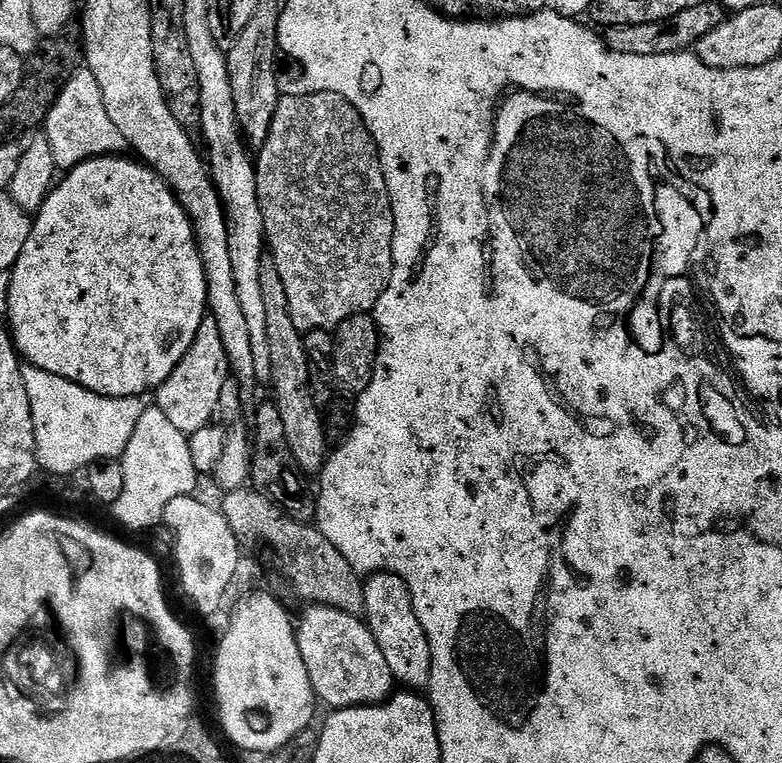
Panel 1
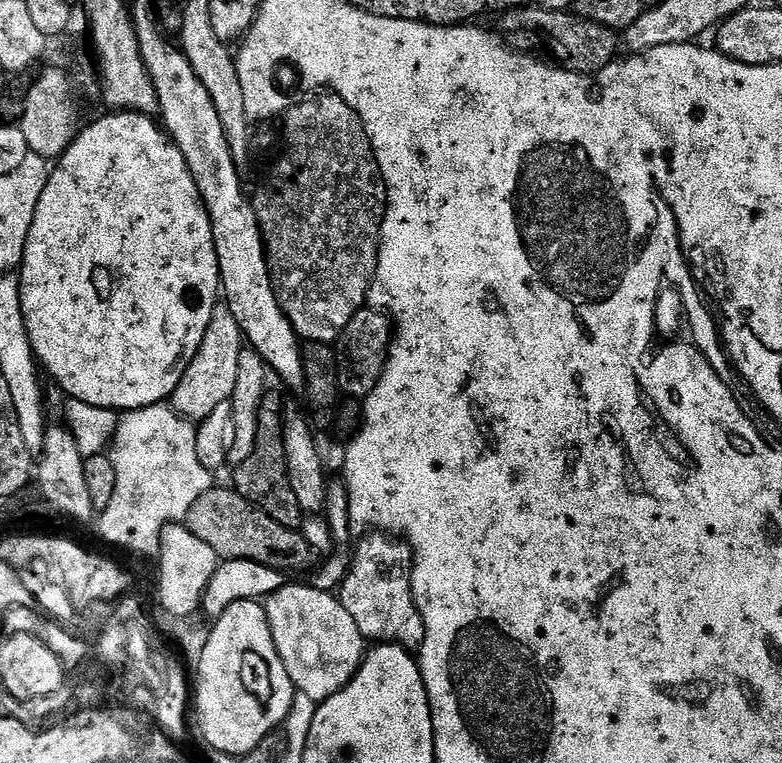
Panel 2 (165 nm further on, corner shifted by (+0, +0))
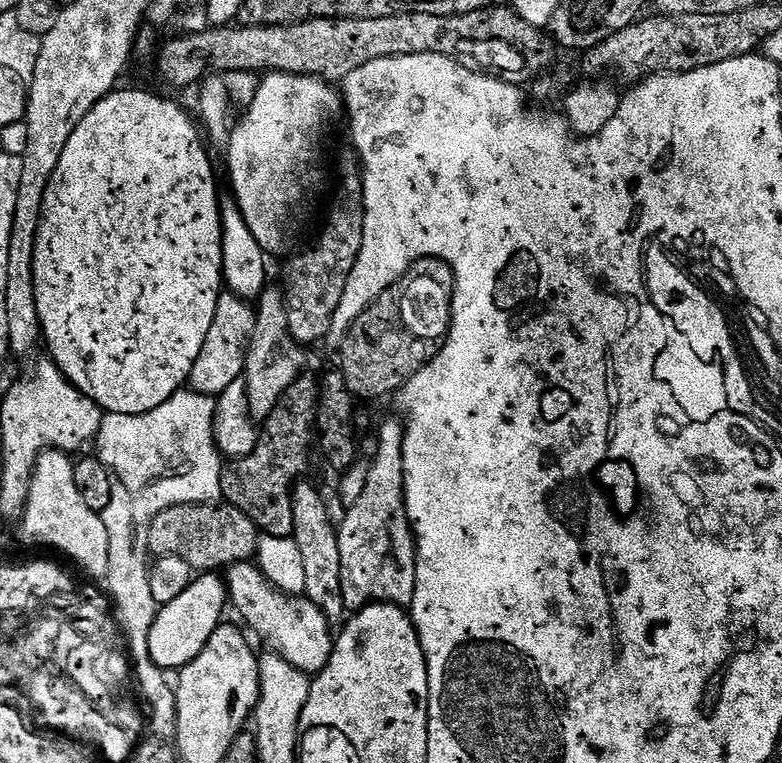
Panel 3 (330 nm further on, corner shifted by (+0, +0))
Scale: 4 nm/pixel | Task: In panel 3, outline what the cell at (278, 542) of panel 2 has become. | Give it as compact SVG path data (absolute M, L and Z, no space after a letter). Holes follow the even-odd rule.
M227 502L179 504L167 508L154 518L148 531L148 550L153 557L182 558L182 562L200 574L215 573L225 566L251 561L257 543L258 529L254 521Z

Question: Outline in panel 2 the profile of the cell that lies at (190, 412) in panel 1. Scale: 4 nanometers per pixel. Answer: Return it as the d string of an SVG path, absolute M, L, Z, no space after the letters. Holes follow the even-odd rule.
M217 303L214 314L210 314L210 326L206 326L206 338L202 338L202 346L198 346L198 354L194 354L190 366L186 366L186 374L182 374L182 382L178 382L171 394L171 407L184 419L199 422L217 406L222 406L222 402L231 400L234 382L238 382L238 354L245 344L244 334L227 303Z

